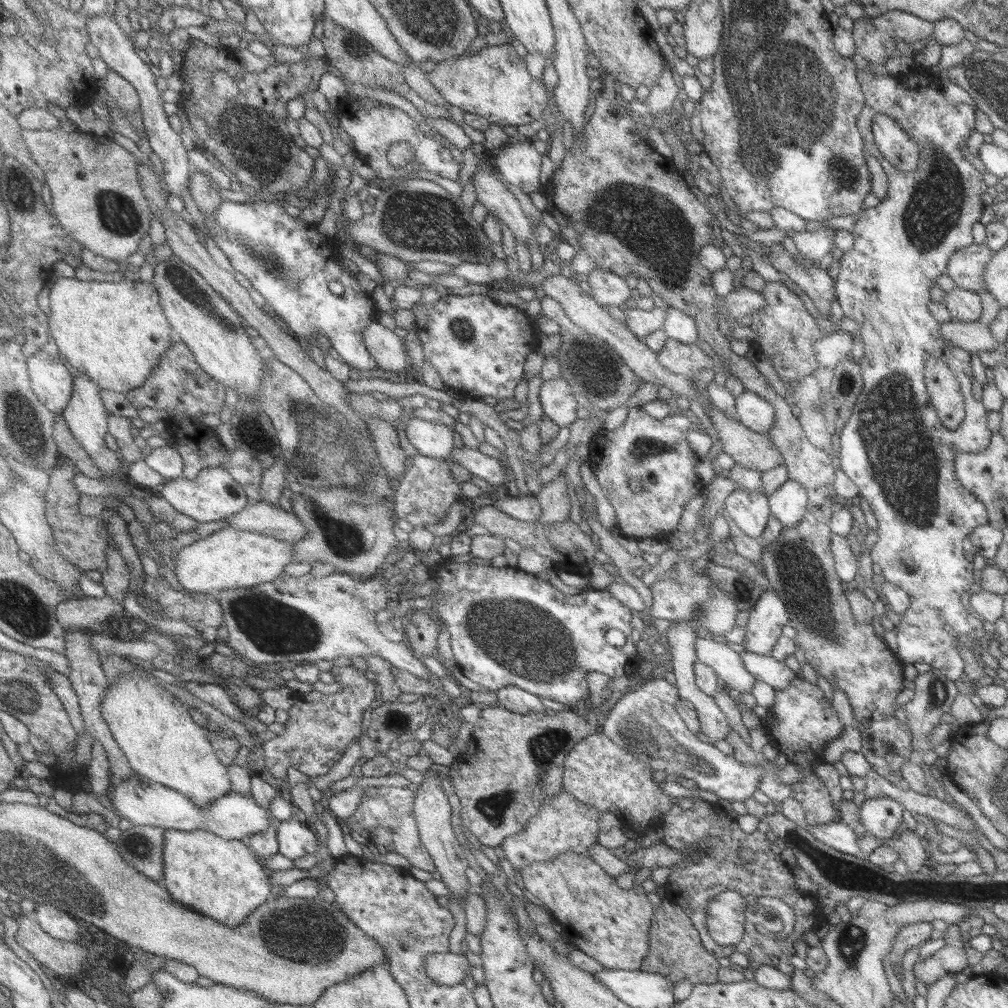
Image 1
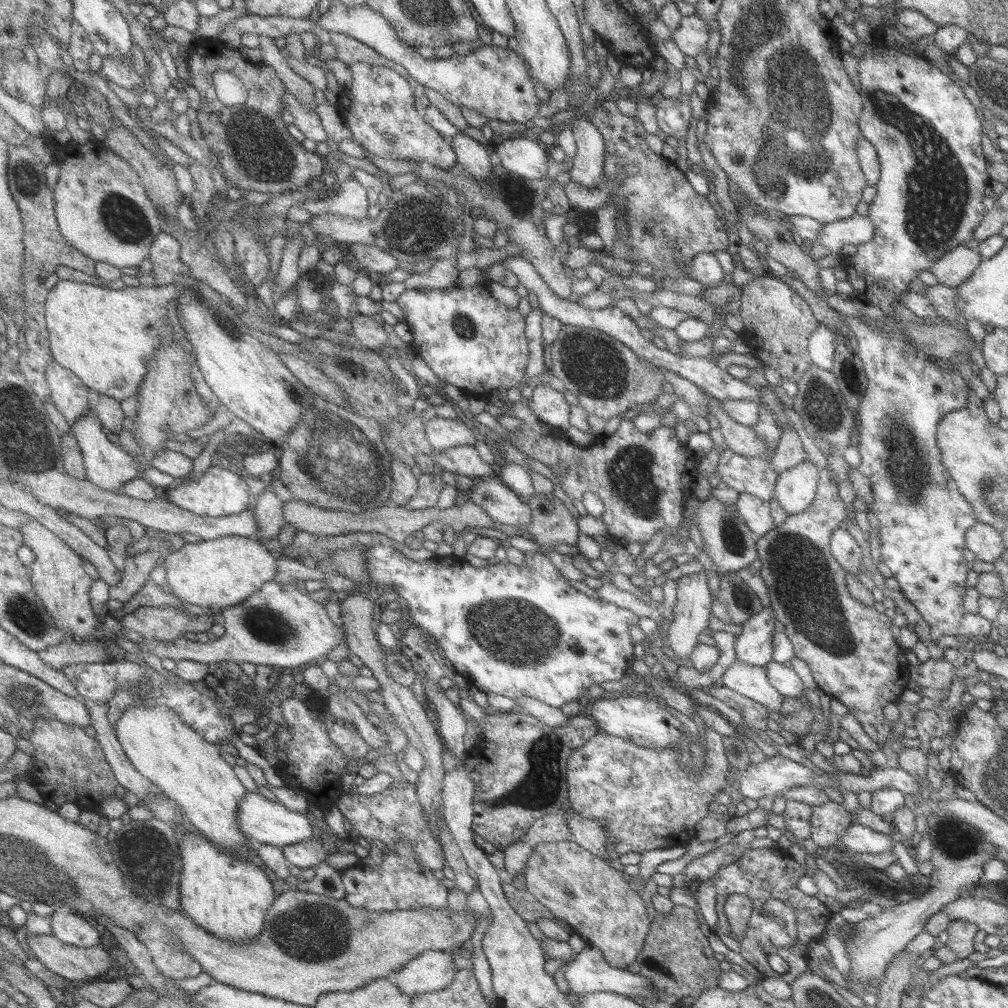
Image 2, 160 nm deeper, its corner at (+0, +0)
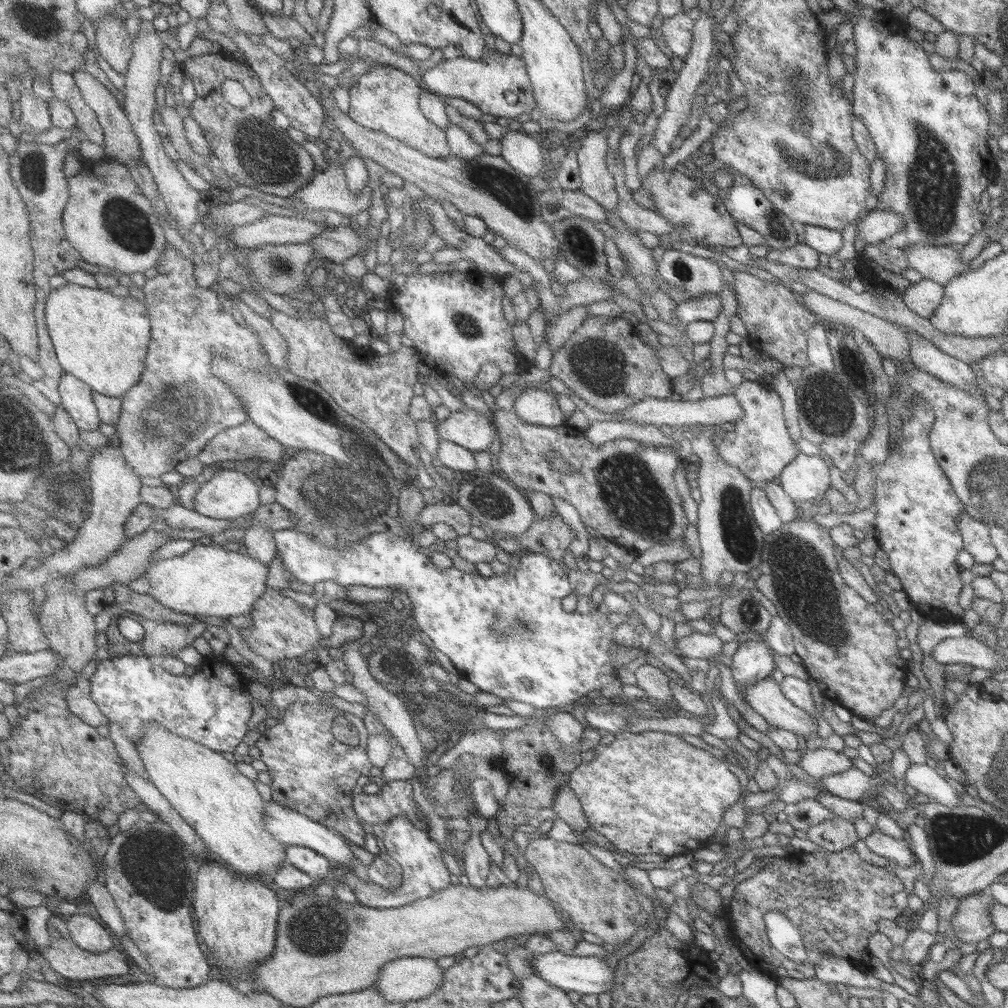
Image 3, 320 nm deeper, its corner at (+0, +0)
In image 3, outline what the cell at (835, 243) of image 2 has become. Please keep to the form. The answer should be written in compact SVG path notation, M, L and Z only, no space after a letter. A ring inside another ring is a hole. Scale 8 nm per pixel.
M871 211L860 219L855 226L855 240L862 240L863 244L873 245L903 231L905 224L893 212Z

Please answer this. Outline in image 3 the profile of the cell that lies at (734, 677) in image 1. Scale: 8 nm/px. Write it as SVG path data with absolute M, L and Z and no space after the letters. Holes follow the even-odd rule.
M771 678L741 689L741 697L767 723L768 729L781 729L797 737L816 735L817 722L783 697Z

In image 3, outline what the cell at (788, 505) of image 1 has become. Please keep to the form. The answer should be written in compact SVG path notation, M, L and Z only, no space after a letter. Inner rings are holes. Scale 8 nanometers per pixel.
M815 451L810 454L798 452L782 469L777 476L777 483L796 505L801 509L814 500L822 500L824 492L830 487L827 464Z

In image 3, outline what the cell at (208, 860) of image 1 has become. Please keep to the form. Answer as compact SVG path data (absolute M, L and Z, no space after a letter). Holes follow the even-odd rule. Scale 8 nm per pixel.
M207 862L198 870L194 885L194 918L198 922L198 934L217 961L217 966L229 981L245 982L249 993L265 992L253 971L276 949L282 907L277 894L261 882L231 876L227 868L221 868L215 862Z

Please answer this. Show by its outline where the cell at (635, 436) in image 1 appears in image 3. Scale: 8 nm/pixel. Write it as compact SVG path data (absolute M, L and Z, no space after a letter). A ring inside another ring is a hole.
M515 409L498 410L493 417L502 442L501 452L496 457L496 471L515 487L524 492L537 491L566 500L579 512L585 525L601 534L604 539L617 546L631 548L637 554L657 543L669 544L676 538L682 538L683 529L688 522L673 481L673 473L677 466L674 445L651 447L633 440L617 439L599 446L591 444L591 440L584 433L567 424L547 427L525 422ZM550 451L565 457L574 470L570 474L560 474L558 470L554 470Z

